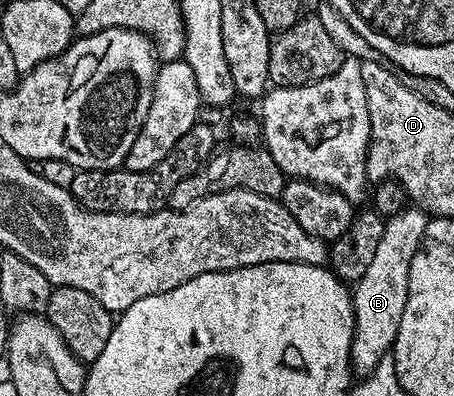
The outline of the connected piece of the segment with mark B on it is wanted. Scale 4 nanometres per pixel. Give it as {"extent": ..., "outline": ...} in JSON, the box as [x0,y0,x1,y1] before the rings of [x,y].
{"extent":[349,205,430,377],"outline":[[[416,205],[406,206],[405,210],[400,211],[395,217],[385,220],[385,228],[383,229],[383,237],[379,237],[379,246],[375,249],[375,254],[371,261],[371,266],[368,267],[367,273],[363,273],[363,277],[352,288],[351,294],[353,296],[353,340],[351,341],[351,357],[349,362],[358,376],[364,377],[371,373],[371,369],[375,369],[375,365],[379,365],[379,361],[383,361],[383,357],[390,354],[393,350],[393,342],[399,333],[399,321],[403,317],[403,305],[407,305],[407,277],[411,273],[411,261],[415,257],[415,253],[421,248],[421,242],[425,240],[425,230],[429,224],[430,216],[422,211]]]}

